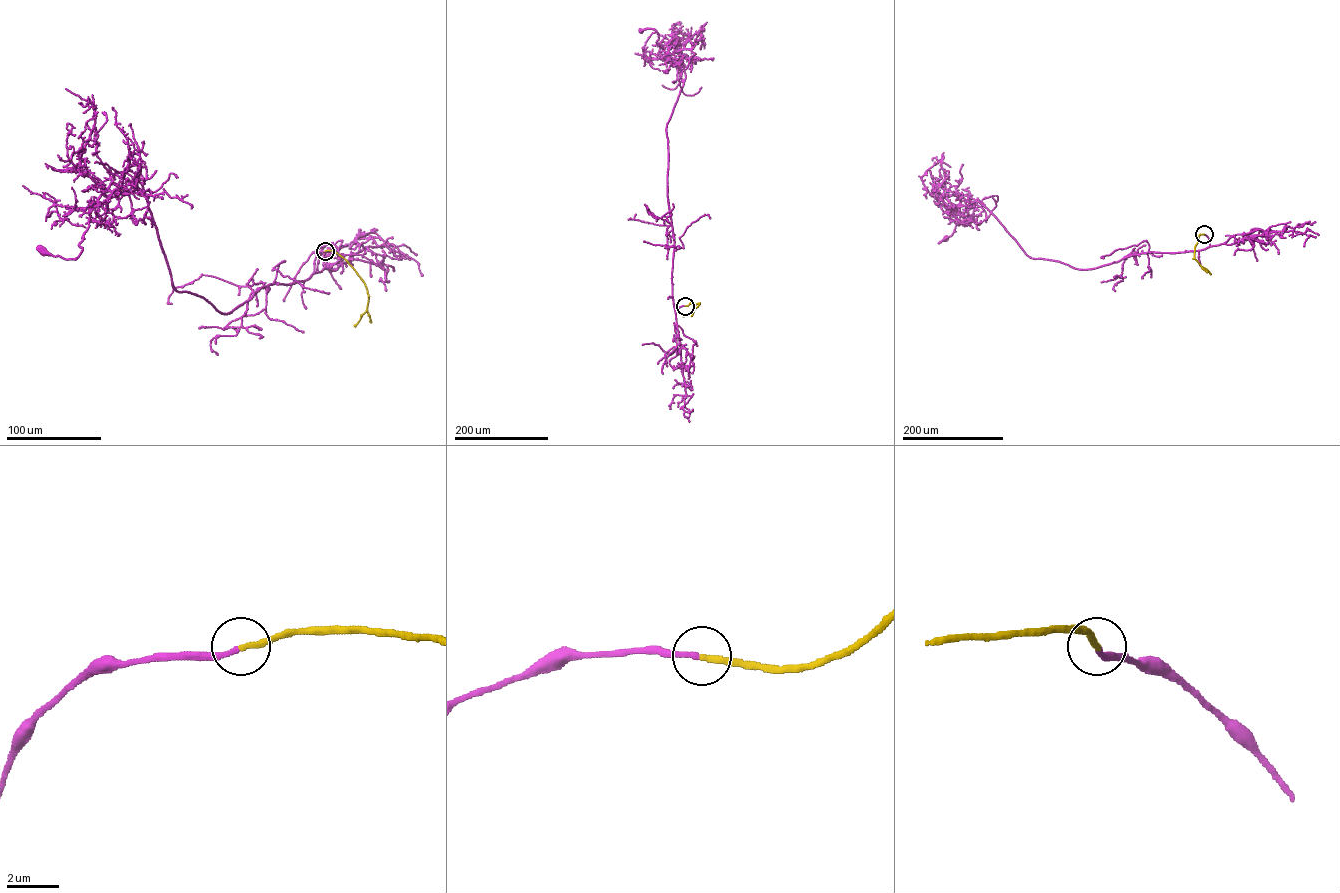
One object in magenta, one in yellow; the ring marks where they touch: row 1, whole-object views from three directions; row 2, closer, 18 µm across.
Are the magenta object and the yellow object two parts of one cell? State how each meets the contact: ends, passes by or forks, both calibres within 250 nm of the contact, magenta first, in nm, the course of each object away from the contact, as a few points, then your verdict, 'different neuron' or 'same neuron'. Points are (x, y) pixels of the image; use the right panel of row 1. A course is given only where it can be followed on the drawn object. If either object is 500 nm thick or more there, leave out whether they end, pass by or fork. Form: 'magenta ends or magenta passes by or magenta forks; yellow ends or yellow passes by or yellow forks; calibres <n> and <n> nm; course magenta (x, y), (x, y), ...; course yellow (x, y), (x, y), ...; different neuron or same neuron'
magenta ends; yellow ends; calibres 200 and 240 nm; course magenta (1204, 234), (1209, 245), (1200, 250), (1141, 253), (1078, 269), (1030, 257), (975, 201), (939, 243), (945, 238); course yellow (1204, 234), (1199, 235), (1194, 258), (1211, 274); same neuron

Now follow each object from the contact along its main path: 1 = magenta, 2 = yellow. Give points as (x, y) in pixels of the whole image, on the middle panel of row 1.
1: (685, 306), (675, 308), (672, 298), (666, 129), (685, 73), (656, 42), (656, 31), (640, 30)
2: (685, 306), (699, 304), (683, 316)

